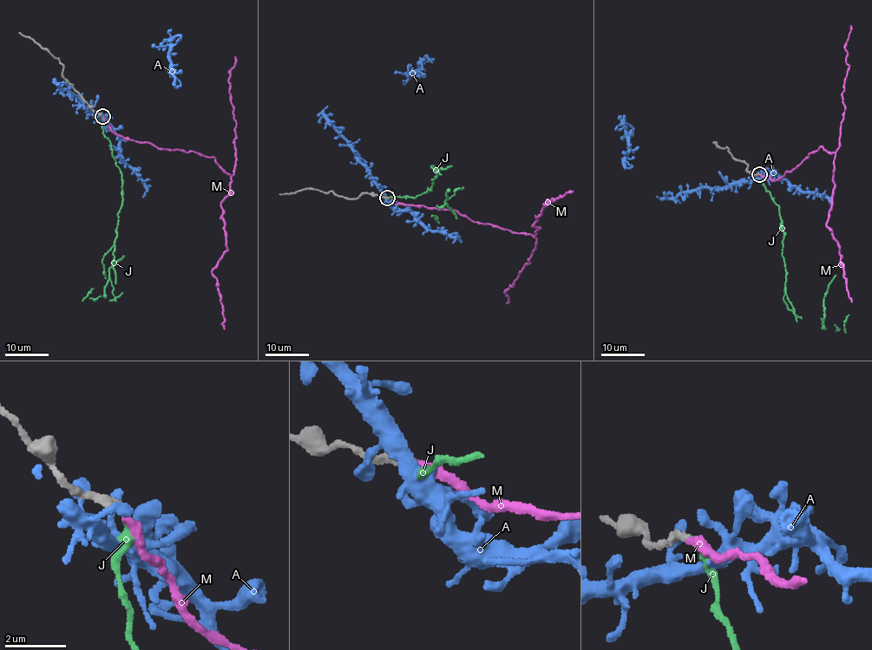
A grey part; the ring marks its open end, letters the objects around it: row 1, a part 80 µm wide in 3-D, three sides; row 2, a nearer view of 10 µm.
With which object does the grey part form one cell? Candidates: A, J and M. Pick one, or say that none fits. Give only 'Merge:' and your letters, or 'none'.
Merge: M

